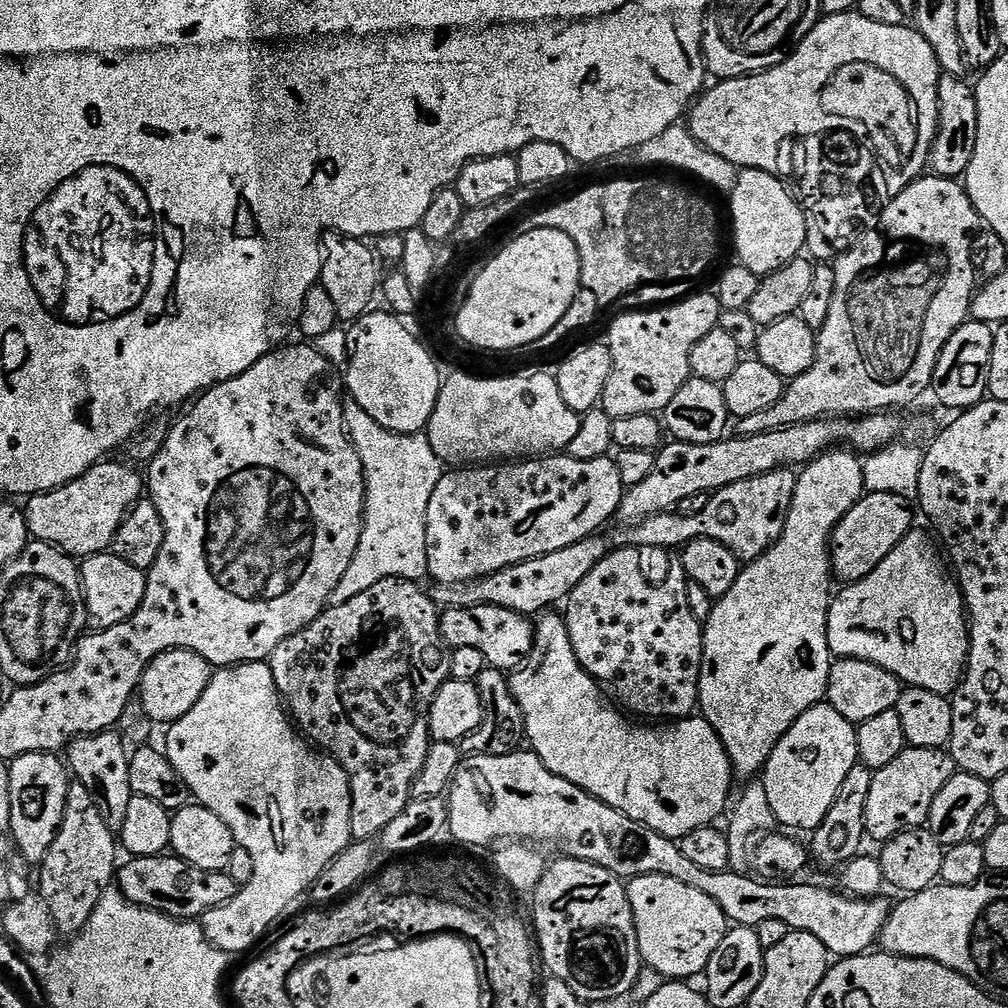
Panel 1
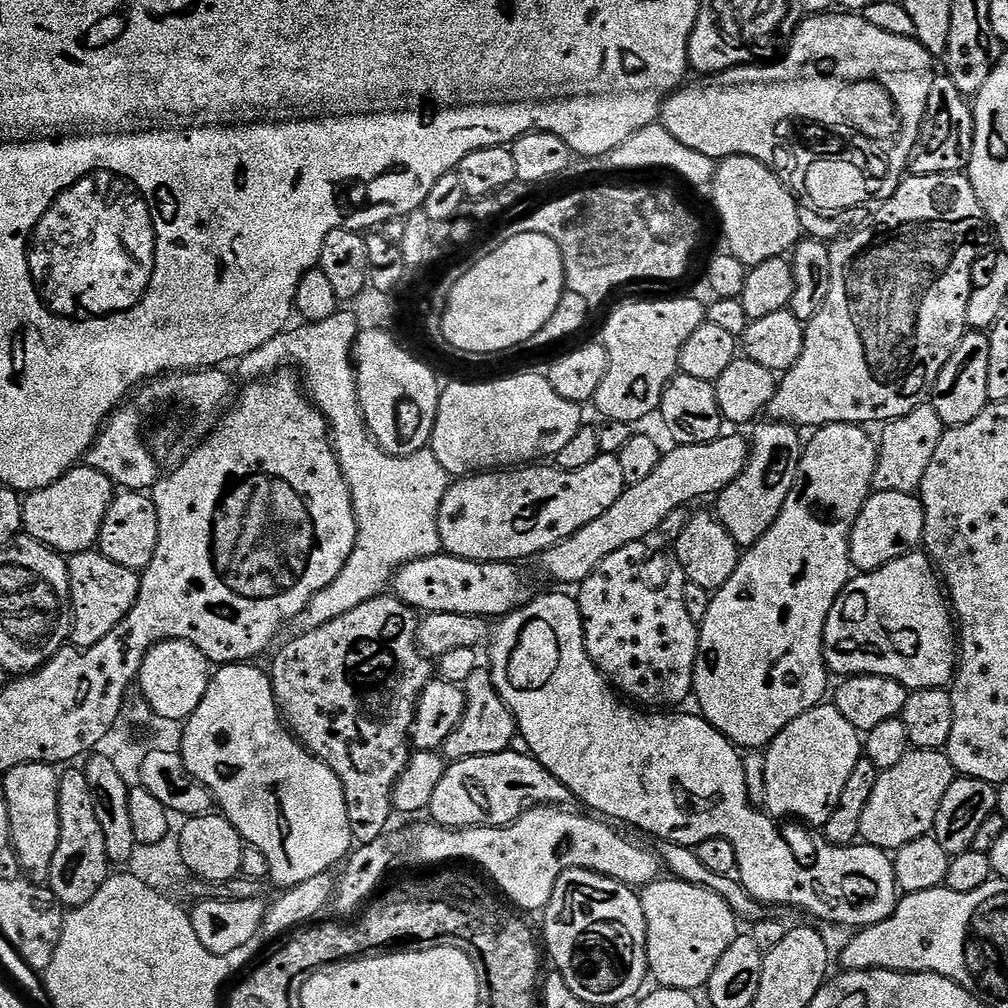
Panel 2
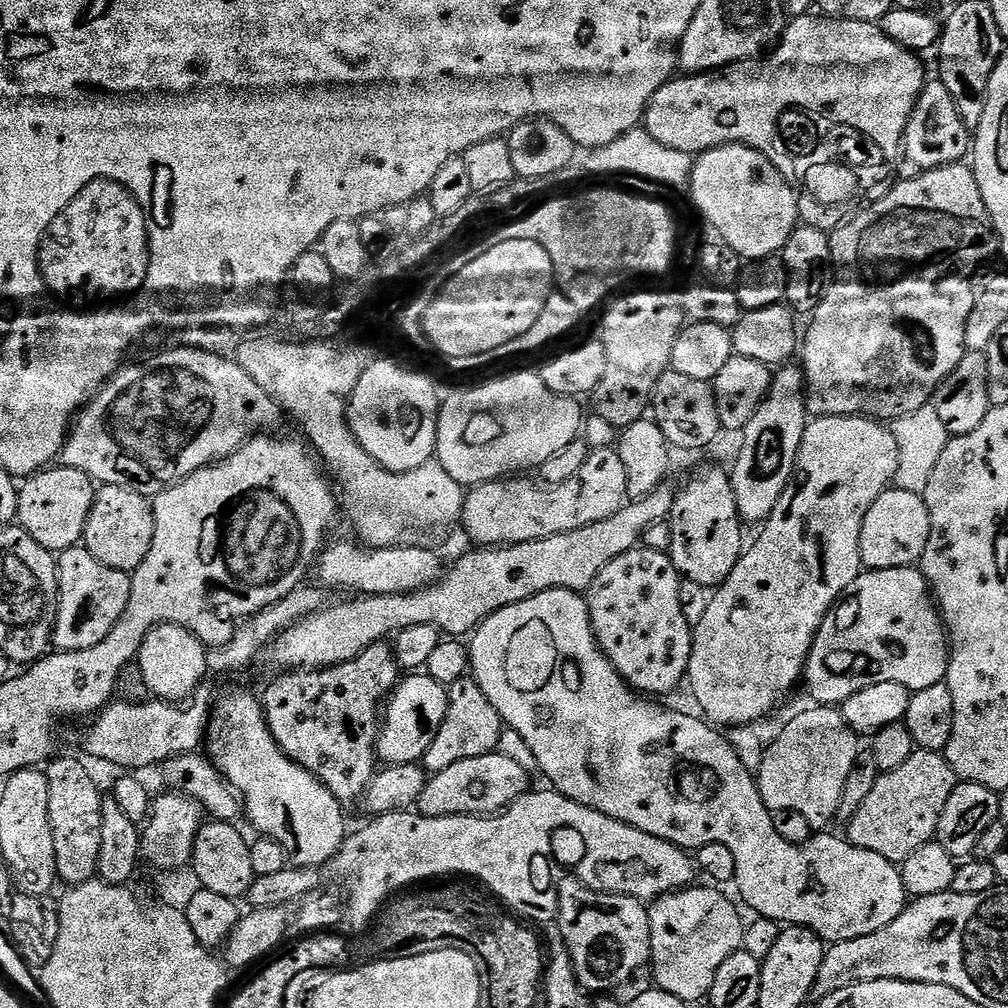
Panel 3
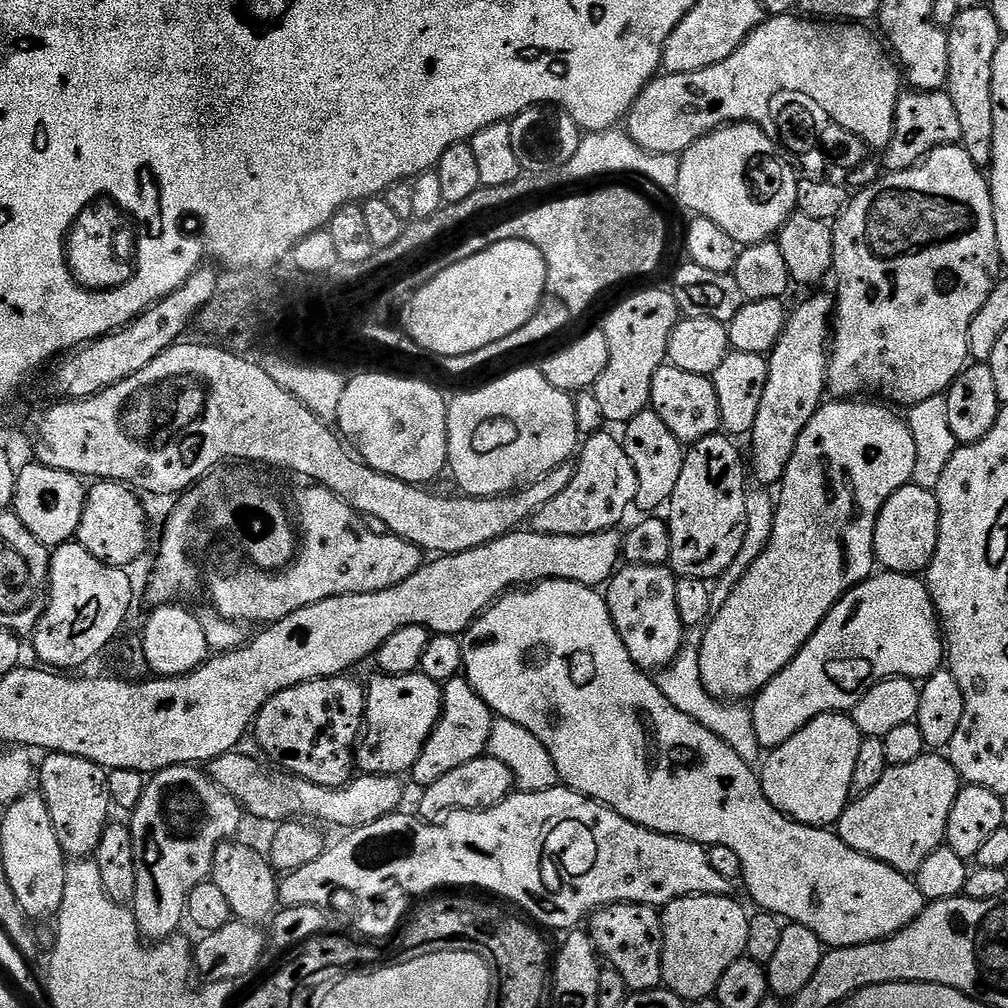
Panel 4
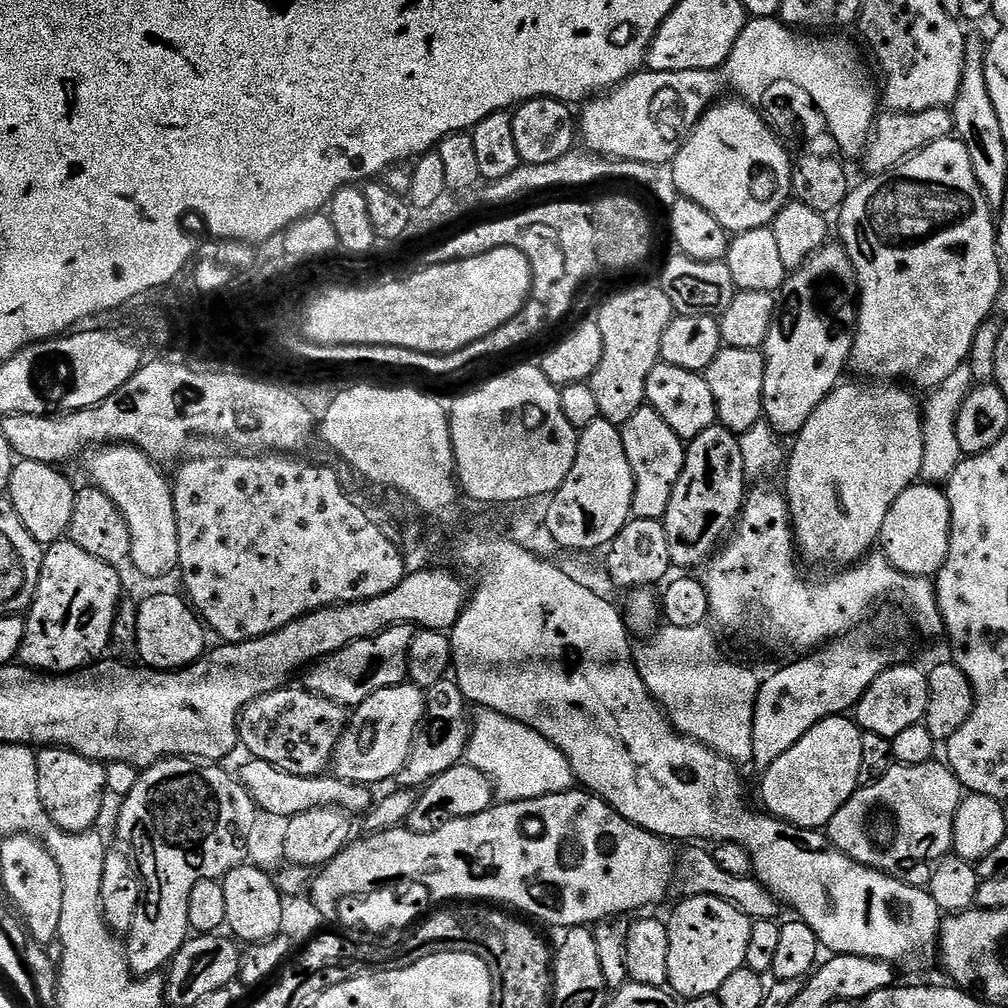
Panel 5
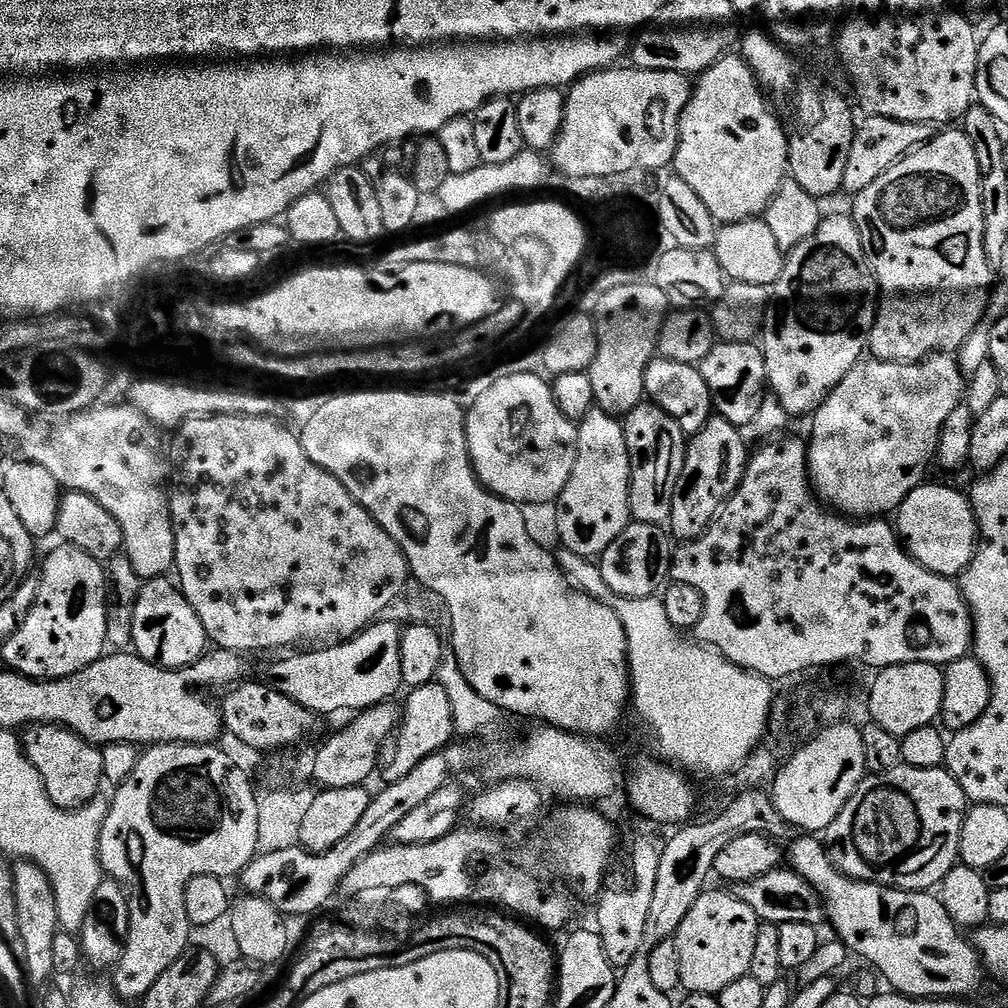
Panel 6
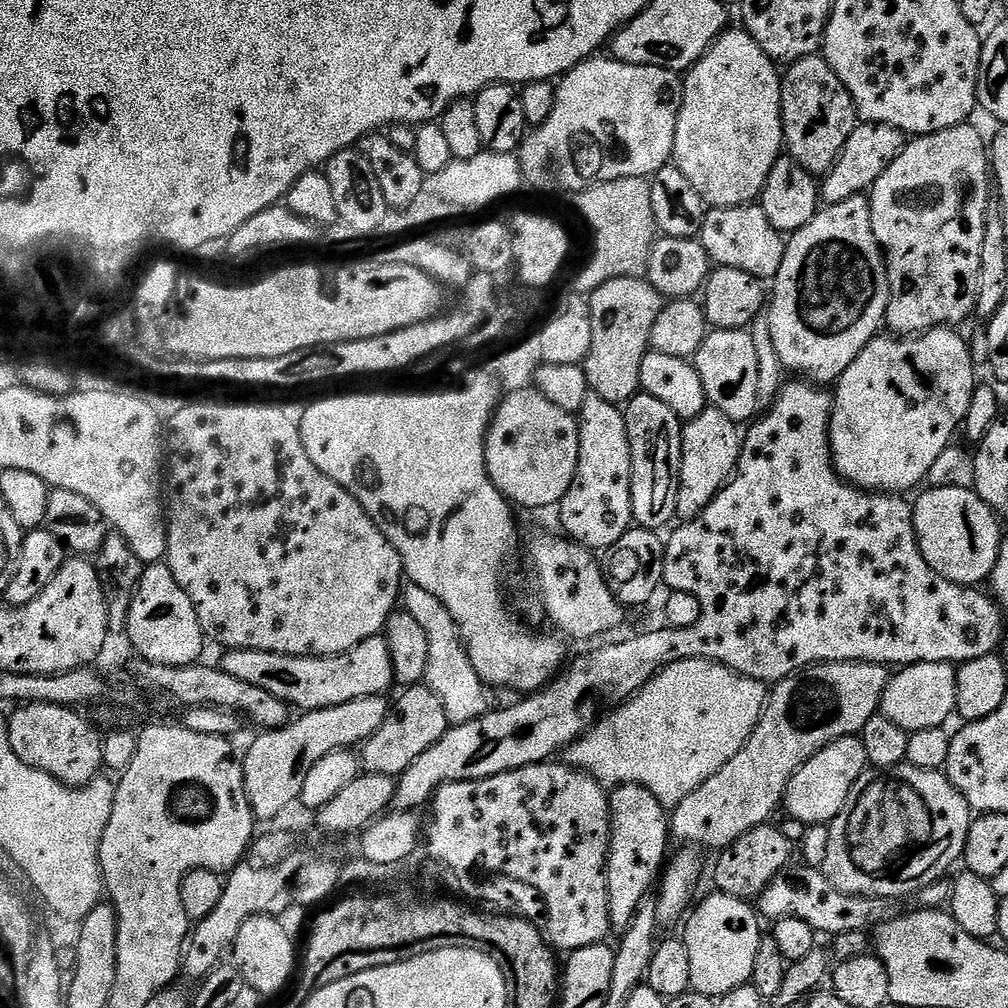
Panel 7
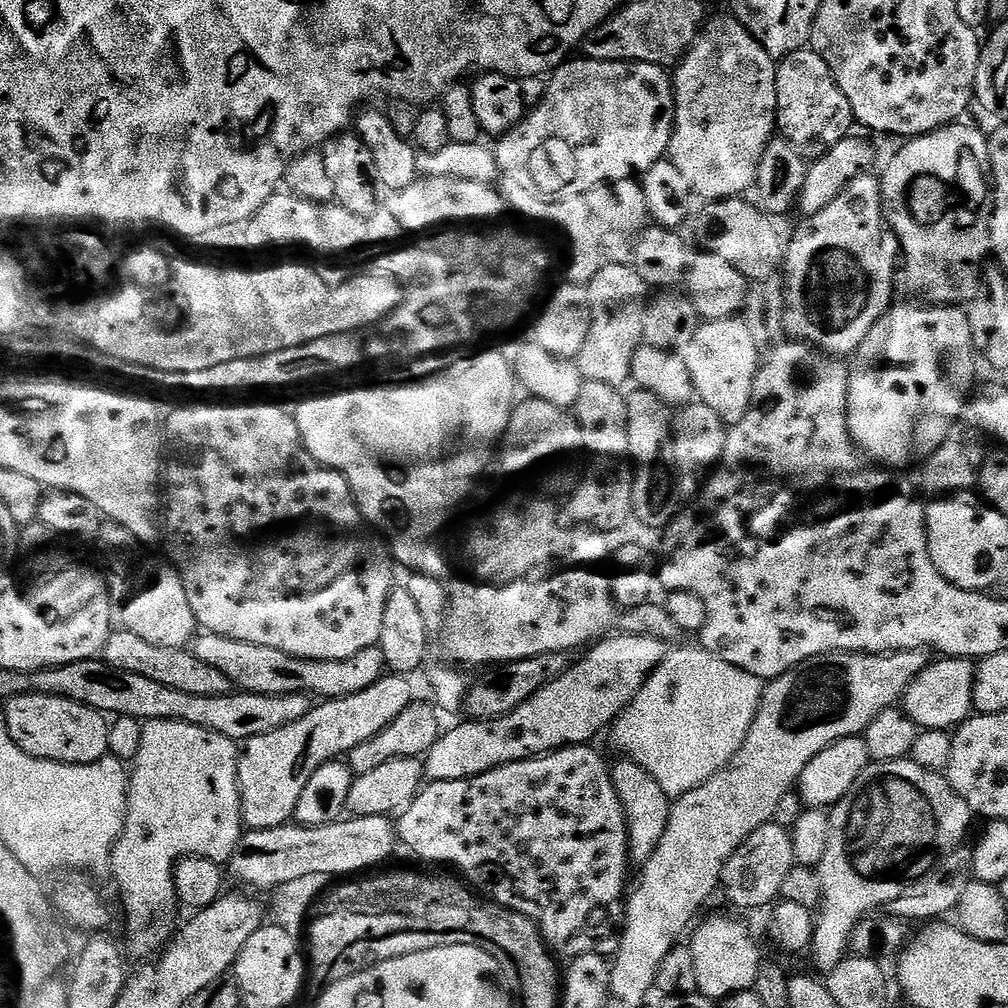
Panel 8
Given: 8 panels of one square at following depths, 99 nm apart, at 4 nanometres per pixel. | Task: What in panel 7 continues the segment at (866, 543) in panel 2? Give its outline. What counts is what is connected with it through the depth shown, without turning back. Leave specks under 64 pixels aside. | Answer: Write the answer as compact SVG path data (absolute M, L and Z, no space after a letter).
M929 487L927 491L921 491L912 504L912 521L922 558L926 558L930 570L950 582L983 585L998 562L1002 543L997 513L972 488Z

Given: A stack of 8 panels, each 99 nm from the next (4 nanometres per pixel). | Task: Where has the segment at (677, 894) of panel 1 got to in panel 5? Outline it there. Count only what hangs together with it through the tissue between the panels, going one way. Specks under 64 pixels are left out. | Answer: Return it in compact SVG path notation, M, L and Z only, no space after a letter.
M689 895L684 899L688 900L682 901L666 920L670 938L670 958L666 958L667 987L684 1000L715 996L722 982L726 982L734 970L744 967L752 921L722 898Z

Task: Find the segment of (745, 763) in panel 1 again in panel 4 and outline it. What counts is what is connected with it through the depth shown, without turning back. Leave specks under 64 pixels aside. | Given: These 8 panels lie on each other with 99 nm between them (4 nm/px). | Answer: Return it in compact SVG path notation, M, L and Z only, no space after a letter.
M849 398L846 400L842 400L839 402L824 402L821 403L820 408L814 414L814 418L810 418L810 422L804 429L802 430L802 434L798 438L798 442L794 446L794 454L790 458L790 462L788 463L788 469L786 470L786 474L784 475L784 479L782 483L779 485L778 491L780 491L780 501L776 504L776 517L772 520L772 537L768 540L768 545L764 548L764 553L761 554L760 557L757 558L756 561L753 562L752 565L749 566L748 569L744 572L744 577L741 578L740 581L737 582L736 585L732 588L732 593L729 594L728 597L724 600L724 605L717 607L715 609L714 615L711 620L708 621L706 627L703 629L702 635L704 637L701 640L698 640L698 647L700 650L700 673L702 674L702 686L706 686L706 690L708 693L715 698L715 700L722 700L725 702L744 702L749 698L755 697L757 692L761 692L765 686L770 682L770 678L774 678L777 676L780 671L783 670L788 663L791 662L792 659L795 658L797 654L802 650L802 646L811 638L814 633L818 630L818 626L822 623L822 621L826 618L826 614L829 612L831 608L835 606L836 603L841 600L850 589L856 587L857 584L861 584L862 581L867 580L869 576L873 575L874 569L877 567L876 563L876 551L874 550L874 526L878 522L878 514L882 510L882 506L886 506L886 502L890 498L890 494L894 494L899 490L902 486L906 486L907 484L913 483L912 475L915 470L915 440L914 434L911 432L907 419L903 415L895 416L894 413L891 412L893 409L891 407L885 406L883 403L880 404L860 404L864 402L857 402L855 399Z

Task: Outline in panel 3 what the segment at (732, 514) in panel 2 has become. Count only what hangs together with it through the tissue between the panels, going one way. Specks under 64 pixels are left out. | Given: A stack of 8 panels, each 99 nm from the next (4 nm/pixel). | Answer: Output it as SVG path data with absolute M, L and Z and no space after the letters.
M784 366L772 377L772 389L762 402L758 414L744 427L736 465L730 468L734 498L738 502L741 521L759 525L772 515L786 486L796 474L796 459L802 446L810 416L806 399L803 367Z

